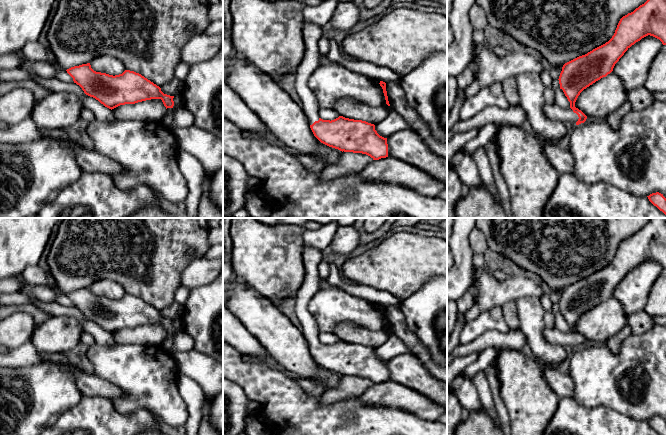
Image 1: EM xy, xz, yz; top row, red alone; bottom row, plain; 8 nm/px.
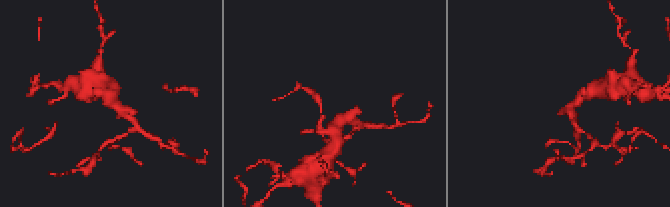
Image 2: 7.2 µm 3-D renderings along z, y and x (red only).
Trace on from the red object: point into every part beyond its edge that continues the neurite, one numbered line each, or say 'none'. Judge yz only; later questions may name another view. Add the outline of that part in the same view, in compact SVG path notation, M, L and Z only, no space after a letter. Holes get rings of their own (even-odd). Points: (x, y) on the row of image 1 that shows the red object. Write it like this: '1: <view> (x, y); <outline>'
1: yz (552, 111); M546 104L543 108L544 115L551 120L575 123L579 117L571 108L562 109L556 104Z

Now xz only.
1: xz (311, 33); M305 23L302 29L305 45L303 59L296 69L296 91L301 100L301 107L309 119L310 125L319 120L318 103L313 91L308 86L308 79L320 64L318 40L322 37L322 27Z

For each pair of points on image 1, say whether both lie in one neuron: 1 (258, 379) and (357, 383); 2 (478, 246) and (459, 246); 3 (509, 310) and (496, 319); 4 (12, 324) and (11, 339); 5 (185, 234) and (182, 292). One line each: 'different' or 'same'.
1: different
2: different
3: different
4: same
5: different

